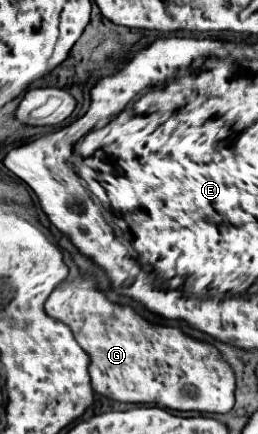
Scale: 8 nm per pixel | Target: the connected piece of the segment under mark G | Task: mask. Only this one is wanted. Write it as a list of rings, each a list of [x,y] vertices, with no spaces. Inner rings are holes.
[[[79,275],[75,281],[63,281],[45,303],[47,315],[63,321],[89,355],[95,393],[113,401],[151,403],[173,411],[231,411],[235,405],[235,371],[227,367],[223,353],[213,343],[193,339],[177,325],[155,325],[133,307],[111,303],[97,287],[95,277]]]

